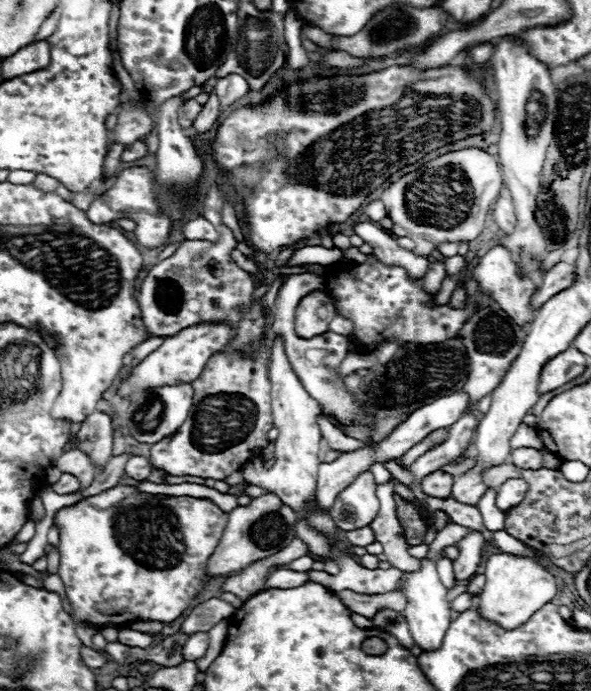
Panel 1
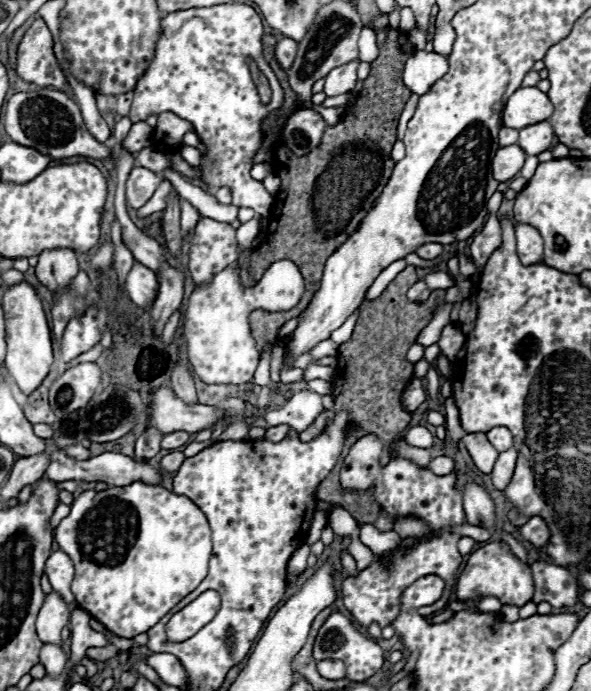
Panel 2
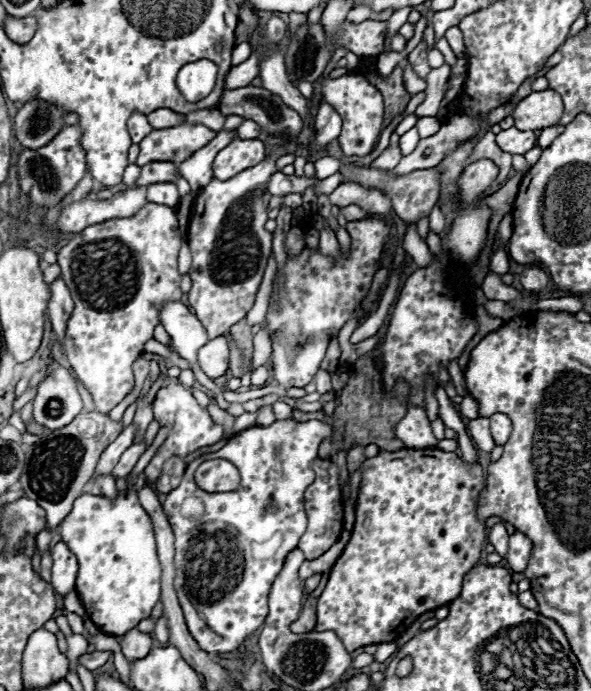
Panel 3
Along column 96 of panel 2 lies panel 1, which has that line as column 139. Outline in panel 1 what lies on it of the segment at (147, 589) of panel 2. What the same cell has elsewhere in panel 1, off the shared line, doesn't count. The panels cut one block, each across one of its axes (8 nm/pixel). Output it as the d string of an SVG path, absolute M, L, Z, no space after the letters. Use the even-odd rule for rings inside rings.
M114 486L74 506L58 510L56 524L60 526L62 540L62 544L58 544L58 576L72 606L74 624L88 622L102 628L124 626L136 620L174 622L186 608L190 608L194 596L200 594L210 580L206 564L222 538L226 522L228 514L208 498L154 496L138 492L132 486Z

